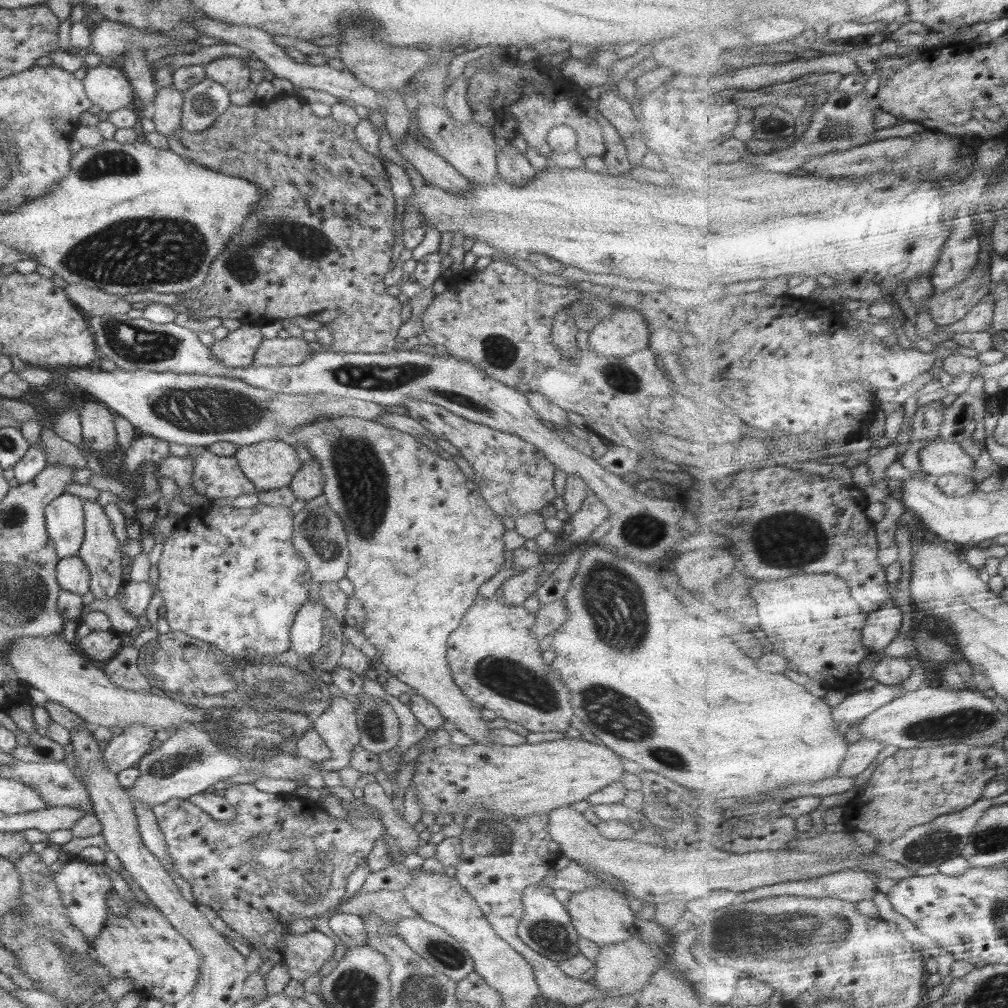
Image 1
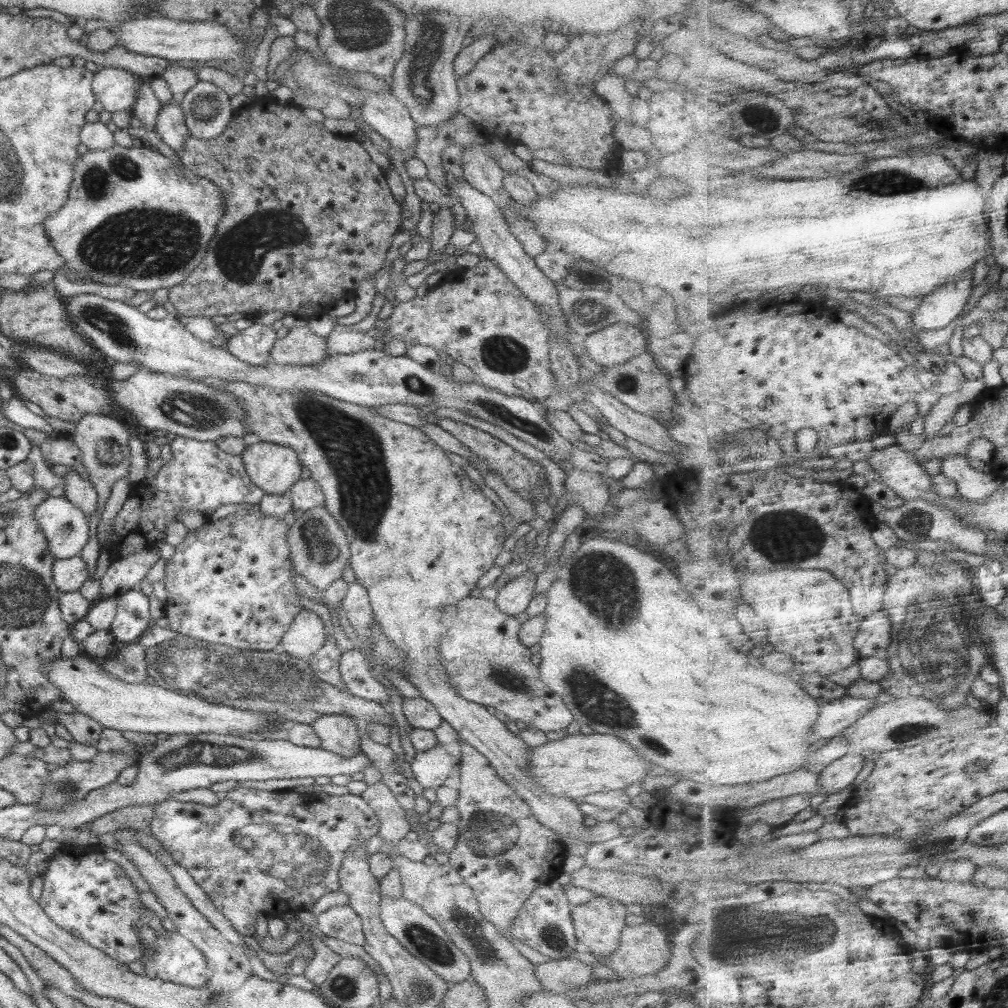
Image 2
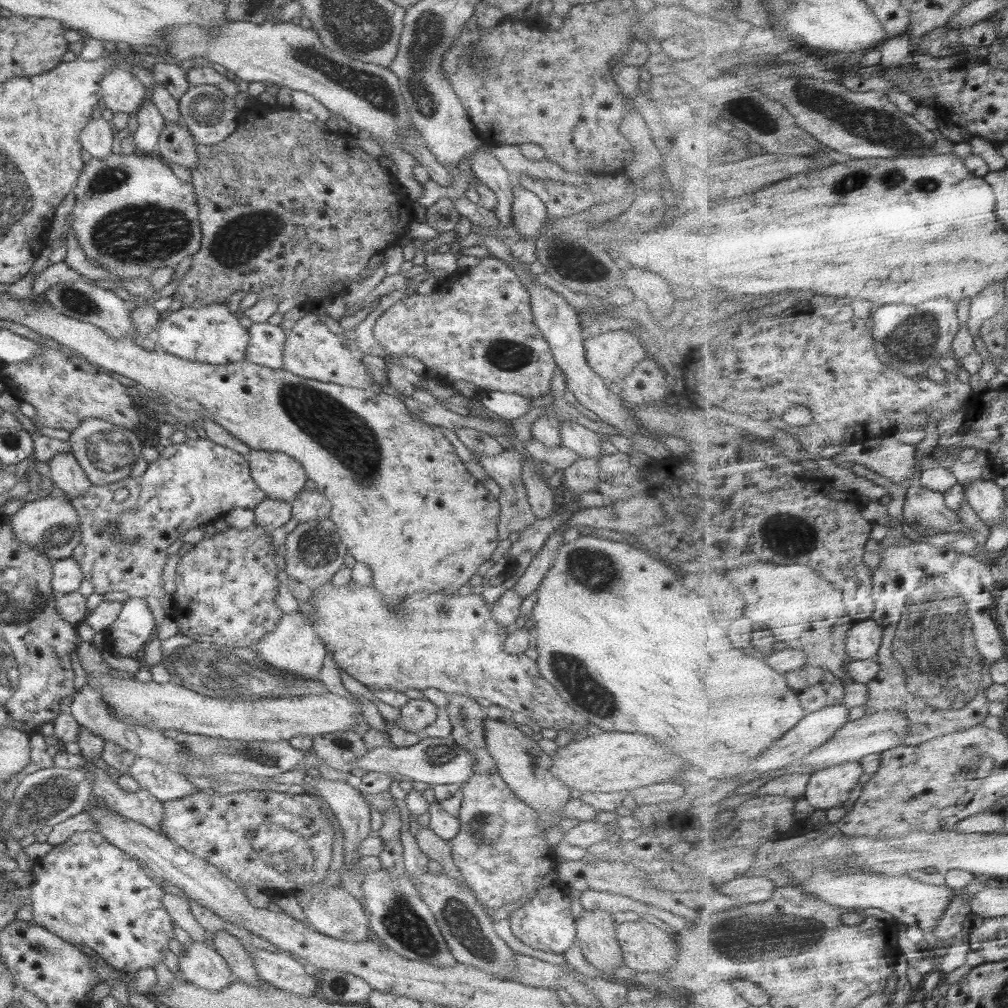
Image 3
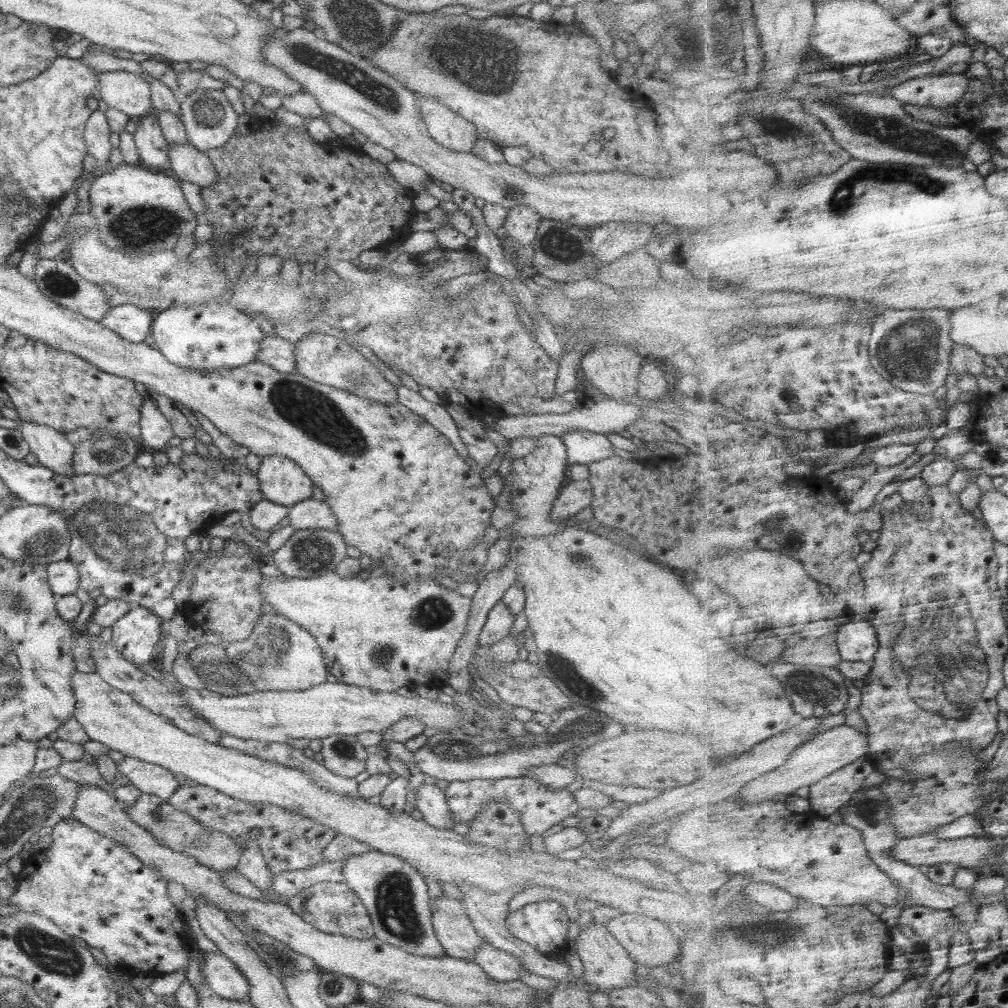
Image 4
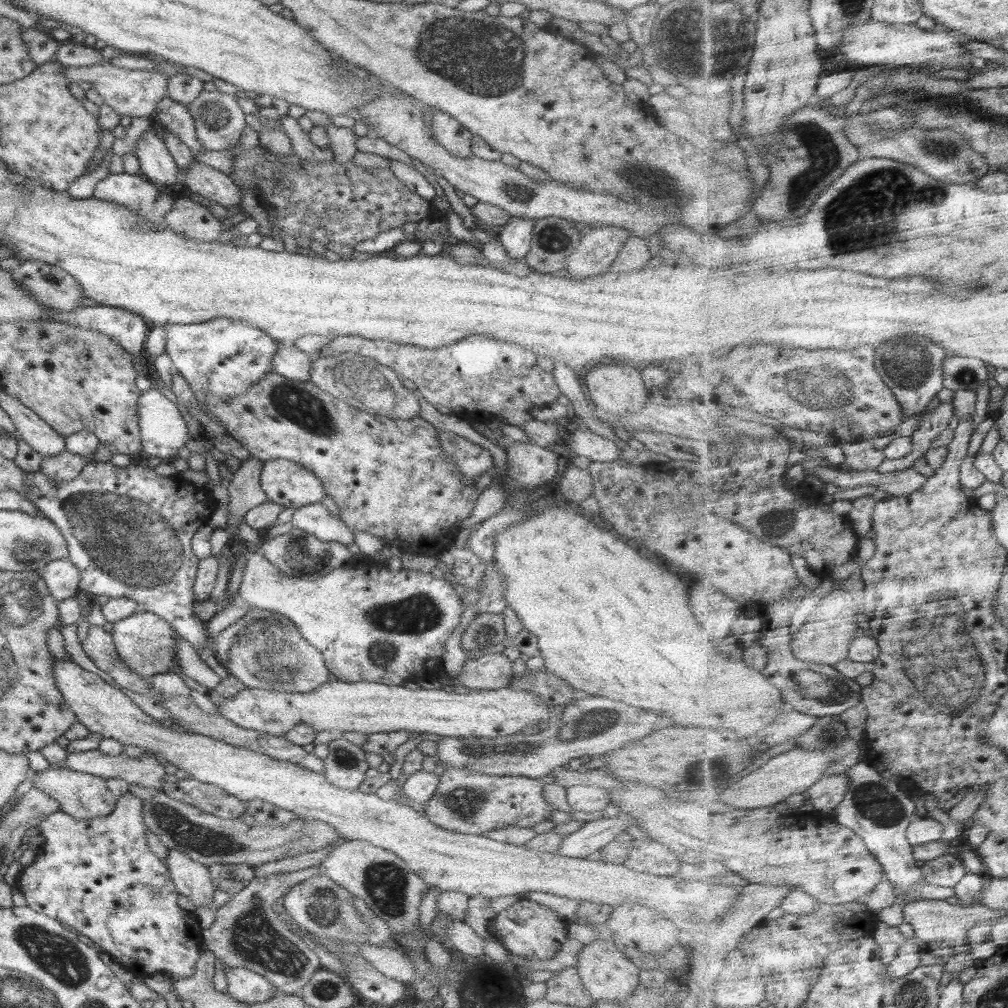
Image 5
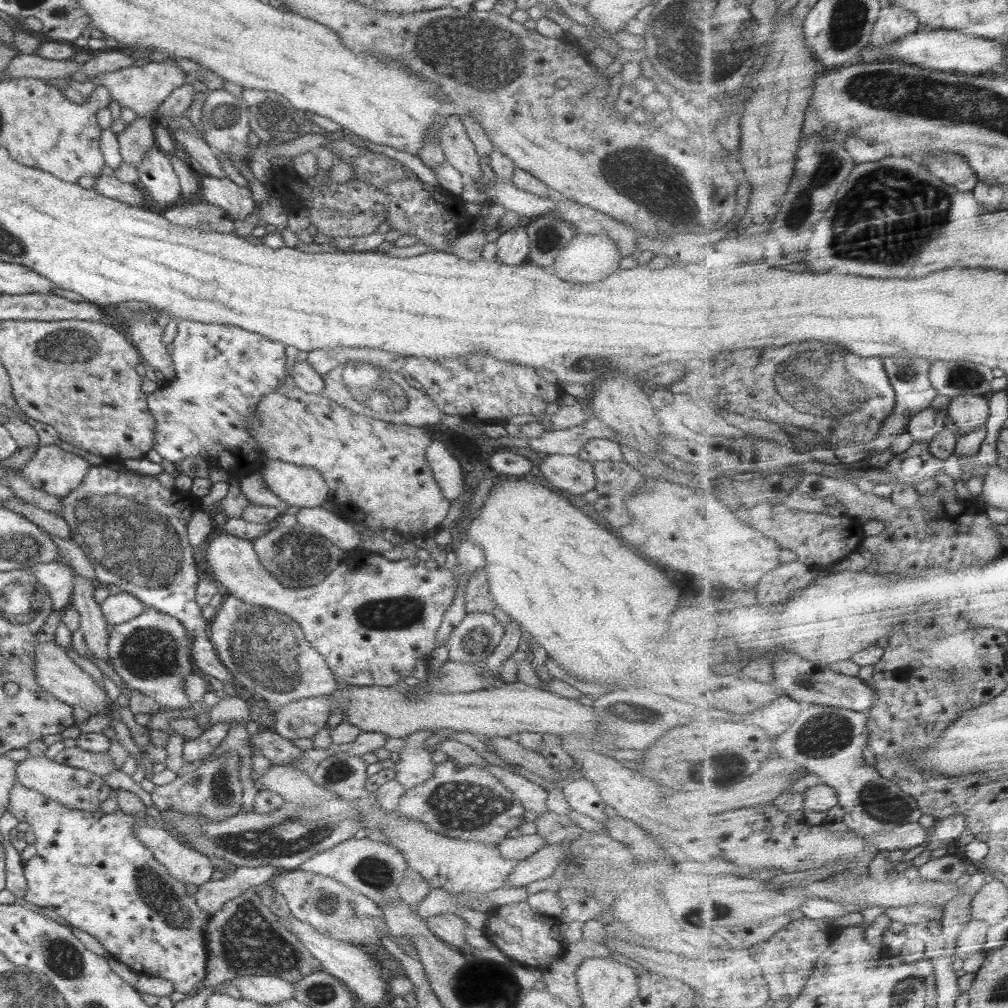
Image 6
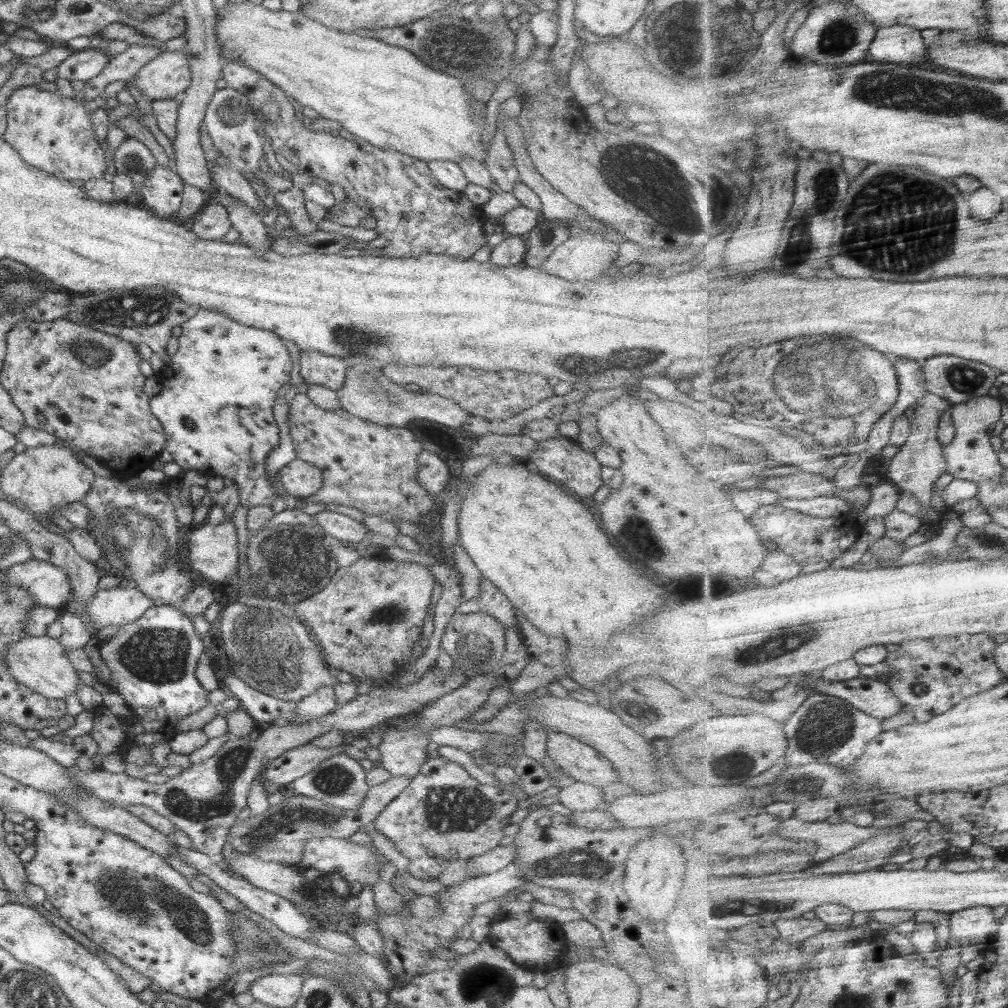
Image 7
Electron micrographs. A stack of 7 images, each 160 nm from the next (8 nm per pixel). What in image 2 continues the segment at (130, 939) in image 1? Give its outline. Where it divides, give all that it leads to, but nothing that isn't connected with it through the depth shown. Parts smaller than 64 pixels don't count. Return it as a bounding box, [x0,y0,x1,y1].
[139,931,210,988]

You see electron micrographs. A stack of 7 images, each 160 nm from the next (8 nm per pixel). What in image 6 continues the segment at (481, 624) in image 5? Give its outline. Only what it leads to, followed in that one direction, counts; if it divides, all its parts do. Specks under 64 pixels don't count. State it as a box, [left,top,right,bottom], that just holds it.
[448,613,505,664]

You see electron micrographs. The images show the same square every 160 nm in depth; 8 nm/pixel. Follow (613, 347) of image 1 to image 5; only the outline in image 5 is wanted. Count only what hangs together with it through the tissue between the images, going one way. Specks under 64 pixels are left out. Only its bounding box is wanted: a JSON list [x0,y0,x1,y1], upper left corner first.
[583,362,648,414]

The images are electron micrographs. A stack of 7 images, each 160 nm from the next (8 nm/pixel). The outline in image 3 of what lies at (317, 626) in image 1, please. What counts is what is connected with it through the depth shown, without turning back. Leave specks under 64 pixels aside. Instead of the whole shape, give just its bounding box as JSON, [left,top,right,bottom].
[253,612,326,680]

